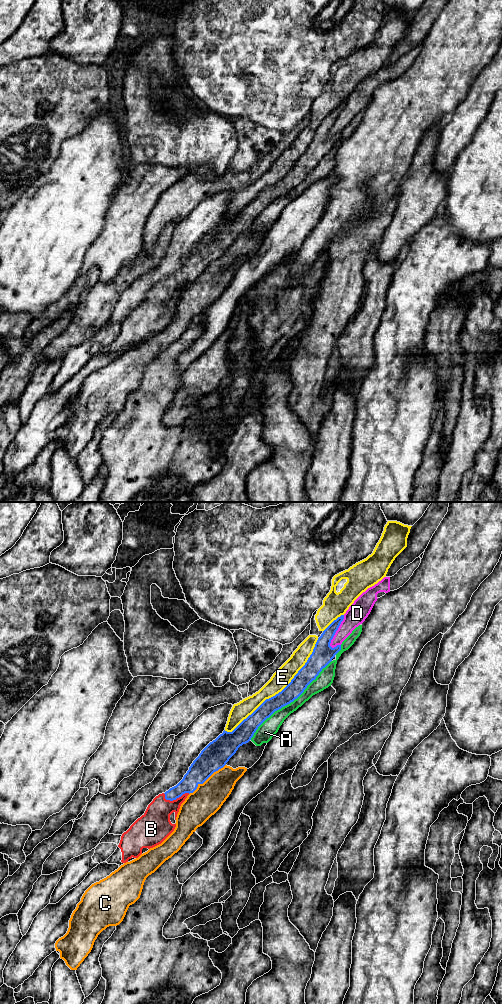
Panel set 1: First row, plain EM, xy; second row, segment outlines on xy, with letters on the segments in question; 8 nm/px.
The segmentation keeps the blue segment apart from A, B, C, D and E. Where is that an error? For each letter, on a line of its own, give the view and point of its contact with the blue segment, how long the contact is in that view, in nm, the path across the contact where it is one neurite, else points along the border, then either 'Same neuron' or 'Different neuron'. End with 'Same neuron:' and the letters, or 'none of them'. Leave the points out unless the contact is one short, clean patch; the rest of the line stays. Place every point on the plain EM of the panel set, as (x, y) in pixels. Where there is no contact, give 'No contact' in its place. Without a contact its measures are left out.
A: Touches blue at xy (290, 190). Shared border 900 nm. Different neuron
B: Touches blue at xy (175, 287). Shared border 220 nm. Same neuron
C: Touches blue at xy (206, 267). Shared border 380 nm. Boundary: xy (225, 252), (214, 259), (189, 282). Different neuron
D: Touches blue at xy (335, 120). Shared border 280 nm. Different neuron
E: Touches blue at xy (279, 180). Shared border 1050 nm. Different neuron
Same neuron: B

